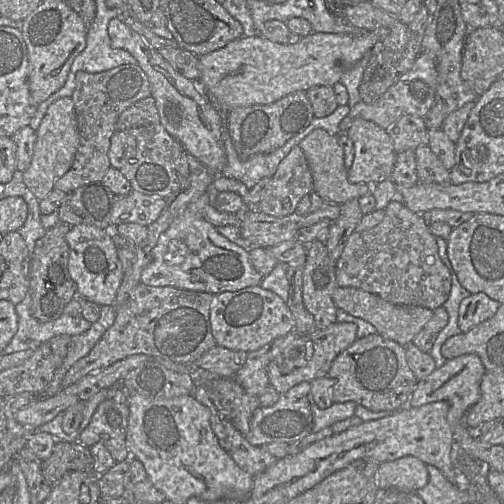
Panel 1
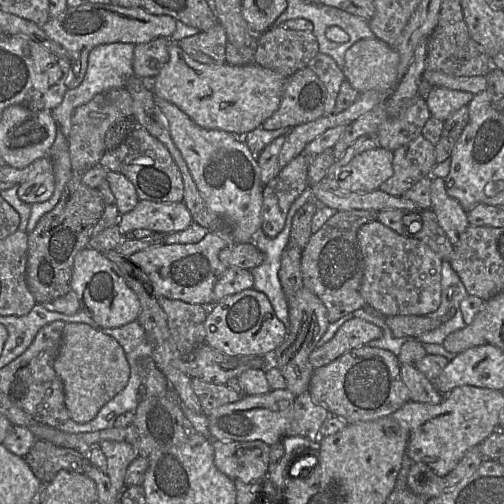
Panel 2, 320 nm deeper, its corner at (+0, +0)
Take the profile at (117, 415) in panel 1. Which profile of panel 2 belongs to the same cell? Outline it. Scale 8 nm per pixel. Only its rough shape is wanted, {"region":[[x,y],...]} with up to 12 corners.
{"region":[[102,441],[107,475],[120,493],[129,464],[140,454],[127,442]]}

